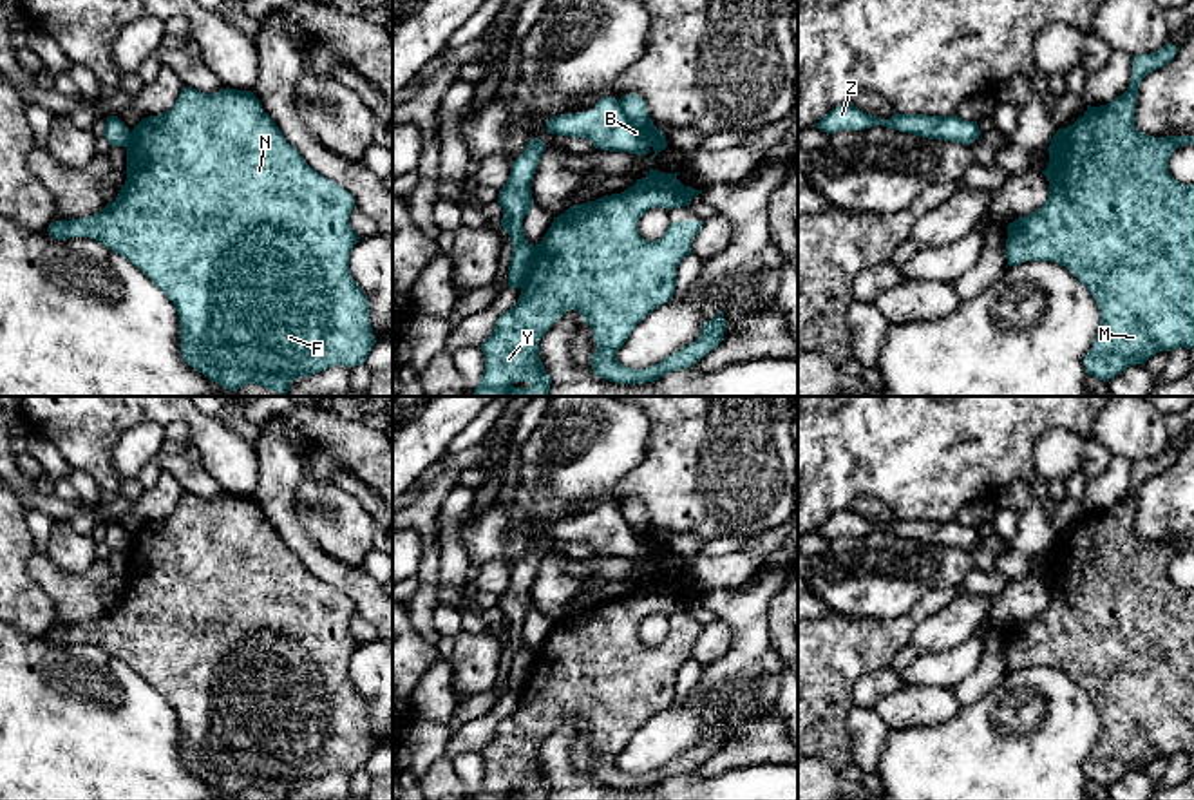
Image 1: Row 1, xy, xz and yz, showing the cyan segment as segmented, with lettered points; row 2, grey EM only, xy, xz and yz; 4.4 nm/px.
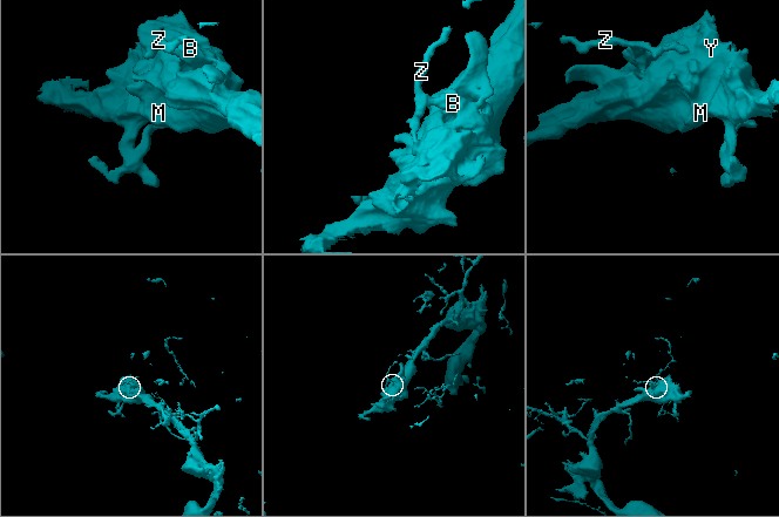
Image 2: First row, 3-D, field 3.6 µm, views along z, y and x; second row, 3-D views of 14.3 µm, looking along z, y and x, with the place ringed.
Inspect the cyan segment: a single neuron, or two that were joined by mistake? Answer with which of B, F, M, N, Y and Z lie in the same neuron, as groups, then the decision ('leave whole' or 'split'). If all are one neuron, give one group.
groups B Z / F M N Y; split

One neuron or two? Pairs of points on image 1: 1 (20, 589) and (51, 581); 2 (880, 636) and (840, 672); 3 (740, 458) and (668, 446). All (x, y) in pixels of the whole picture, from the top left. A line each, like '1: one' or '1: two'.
1: two
2: one
3: one

